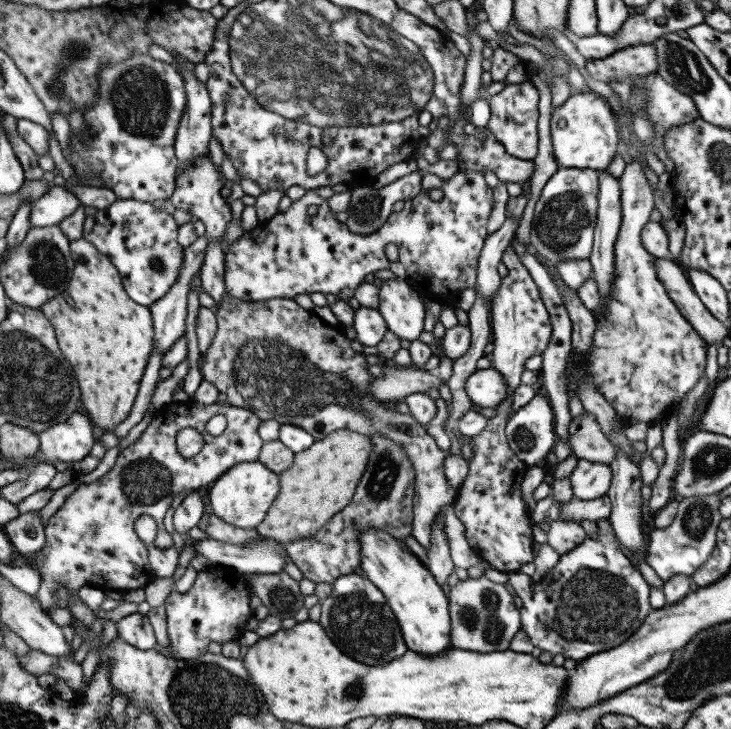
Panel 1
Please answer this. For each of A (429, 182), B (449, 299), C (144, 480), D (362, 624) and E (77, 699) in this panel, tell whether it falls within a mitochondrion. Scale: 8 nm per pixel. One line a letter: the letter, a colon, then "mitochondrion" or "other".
A: other
B: other
C: mitochondrion
D: mitochondrion
E: other

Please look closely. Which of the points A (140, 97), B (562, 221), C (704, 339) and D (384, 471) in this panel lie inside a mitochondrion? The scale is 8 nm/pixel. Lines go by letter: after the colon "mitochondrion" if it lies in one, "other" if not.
A: mitochondrion
B: mitochondrion
C: other
D: mitochondrion

